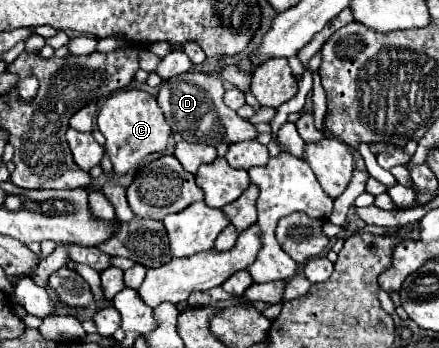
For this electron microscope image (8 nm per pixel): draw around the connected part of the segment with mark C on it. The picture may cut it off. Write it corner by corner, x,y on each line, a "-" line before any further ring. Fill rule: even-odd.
137,88
119,90
113,96
109,96
97,116
97,126
107,140
105,150
113,162
113,170
117,176
127,174
147,154
163,152
171,136
171,126
165,122
155,96

